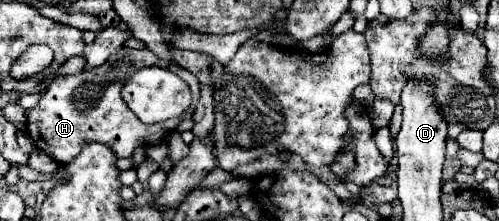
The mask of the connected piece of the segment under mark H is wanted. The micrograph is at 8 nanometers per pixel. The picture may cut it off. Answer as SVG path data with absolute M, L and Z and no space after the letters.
M122 48L108 60L108 64L102 64L100 68L94 68L86 74L58 76L48 86L48 94L42 94L36 110L26 112L26 128L30 138L34 140L34 146L44 154L52 156L58 164L68 164L80 154L82 146L88 142L100 142L110 146L116 158L130 158L134 148L138 148L140 144L150 146L158 140L168 138L184 116L160 124L142 124L120 98L120 90L116 90L124 86L124 80L128 80L130 74L146 66L158 66L158 58L152 56L148 48Z

